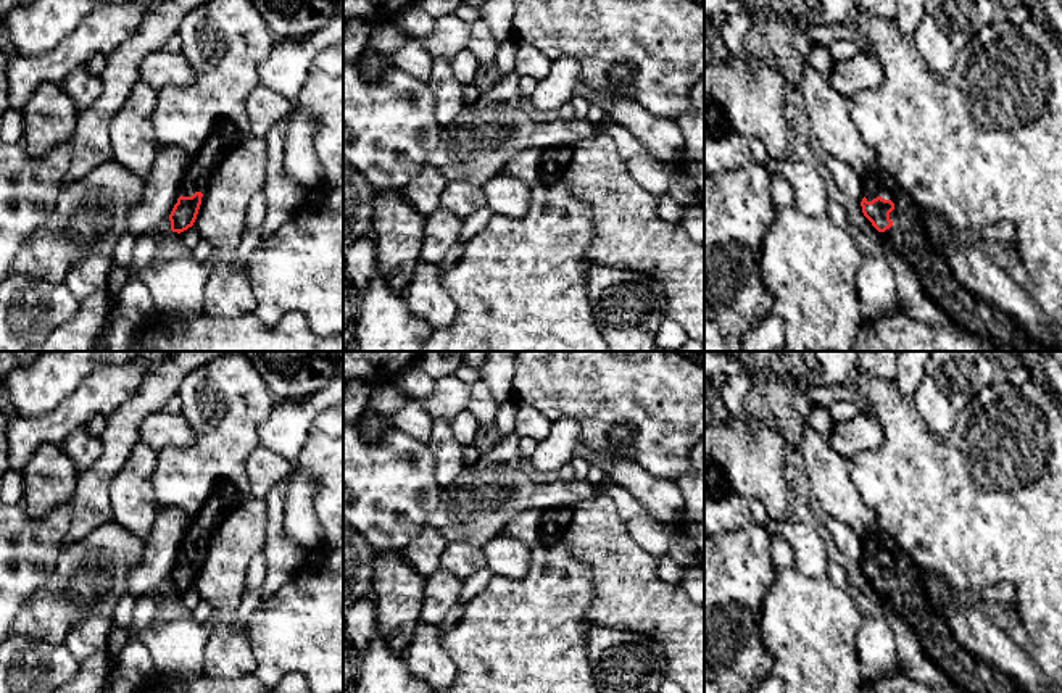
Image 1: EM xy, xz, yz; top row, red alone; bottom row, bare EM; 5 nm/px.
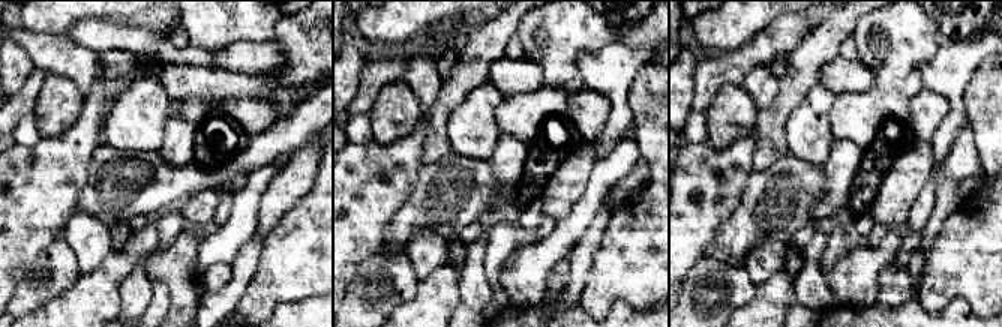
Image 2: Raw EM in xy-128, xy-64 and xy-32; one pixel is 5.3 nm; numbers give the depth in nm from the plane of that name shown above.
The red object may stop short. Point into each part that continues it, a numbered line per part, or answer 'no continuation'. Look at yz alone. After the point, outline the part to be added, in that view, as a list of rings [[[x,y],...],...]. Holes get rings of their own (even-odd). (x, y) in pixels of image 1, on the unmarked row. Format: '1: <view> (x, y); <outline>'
1: yz (880, 545); [[[880,530],[864,545],[864,558],[867,562],[872,562],[877,558],[888,561],[891,559],[893,553],[894,543],[883,530]]]
2: yz (908, 598); [[[899,559],[890,580],[893,587],[882,596],[915,632],[927,658],[959,688],[969,693],[1020,693],[1009,675],[973,658],[956,641],[946,619],[927,600],[914,566]]]

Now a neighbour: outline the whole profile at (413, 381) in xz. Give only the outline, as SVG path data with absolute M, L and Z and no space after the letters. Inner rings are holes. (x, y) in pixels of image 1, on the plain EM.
M409 366L403 374L400 374L395 379L395 384L408 395L421 400L432 393L435 387L435 380L416 366Z

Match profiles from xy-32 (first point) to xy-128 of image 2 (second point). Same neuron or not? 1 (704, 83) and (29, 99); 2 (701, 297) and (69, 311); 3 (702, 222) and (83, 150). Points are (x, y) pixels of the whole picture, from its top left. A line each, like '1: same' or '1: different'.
1: same
2: different
3: same

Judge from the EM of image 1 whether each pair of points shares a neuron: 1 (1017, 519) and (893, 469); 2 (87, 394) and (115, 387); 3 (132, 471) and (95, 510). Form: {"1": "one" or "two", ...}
{"1": "one", "2": "one", "3": "two"}

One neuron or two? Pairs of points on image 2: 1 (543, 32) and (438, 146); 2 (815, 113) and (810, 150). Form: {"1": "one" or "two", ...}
{"1": "two", "2": "one"}

